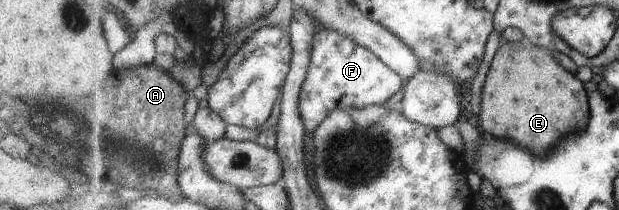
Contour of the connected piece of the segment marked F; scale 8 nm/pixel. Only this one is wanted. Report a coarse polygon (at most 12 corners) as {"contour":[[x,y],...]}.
{"contour":[[339,31],[315,33],[301,91],[311,135],[335,111],[383,105],[403,76]]}

